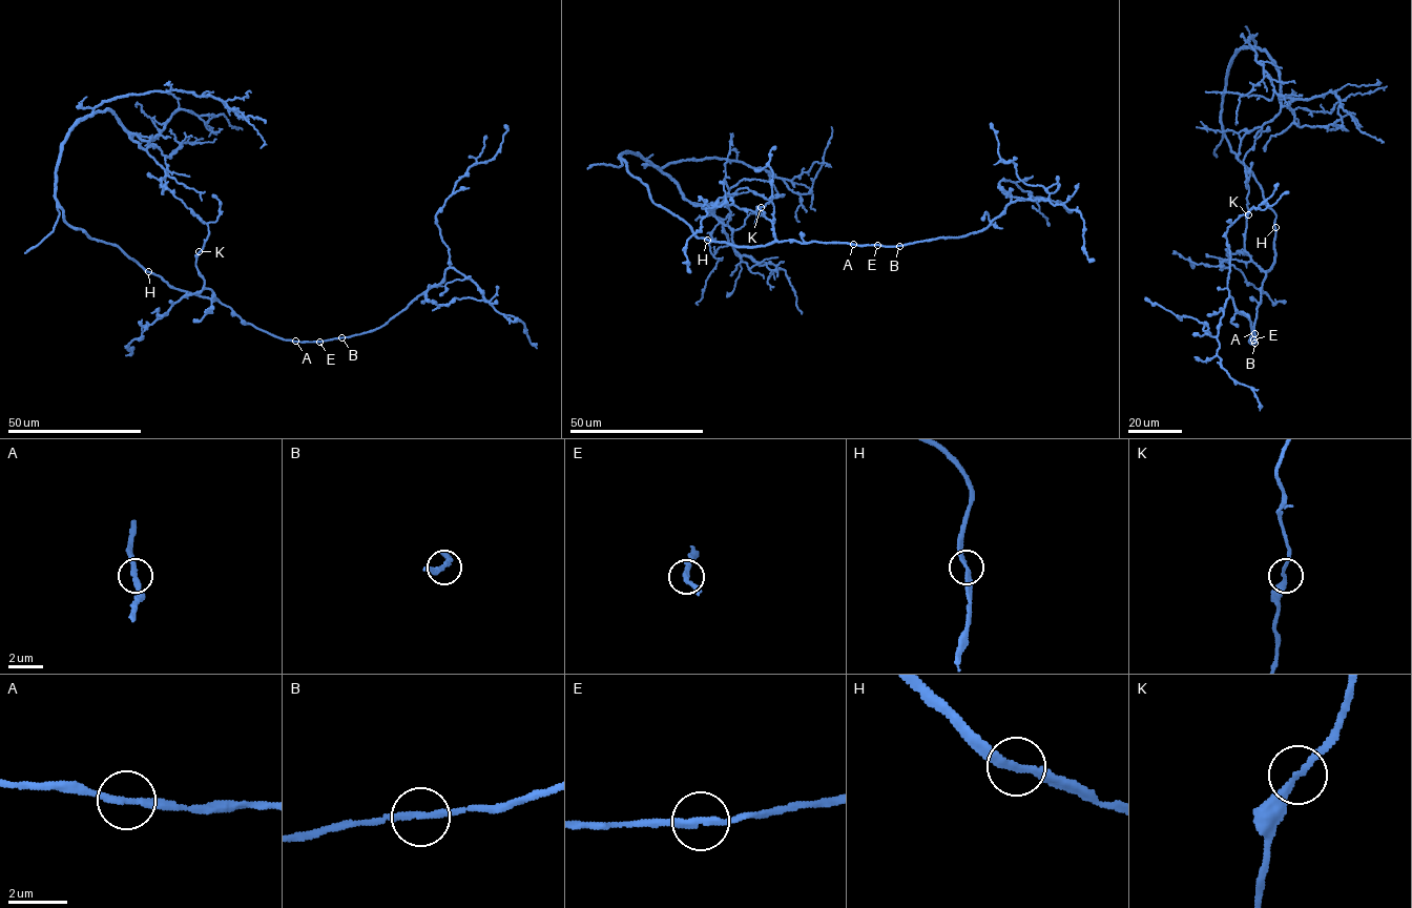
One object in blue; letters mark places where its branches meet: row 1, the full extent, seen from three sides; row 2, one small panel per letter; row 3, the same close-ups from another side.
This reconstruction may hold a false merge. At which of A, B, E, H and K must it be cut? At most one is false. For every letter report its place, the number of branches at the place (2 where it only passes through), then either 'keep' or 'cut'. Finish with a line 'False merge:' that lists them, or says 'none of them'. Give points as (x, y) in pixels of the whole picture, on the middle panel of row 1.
A: (853, 244) | 2 | keep
B: (899, 246) | 2 | keep
E: (877, 245) | 2 | keep
H: (707, 240) | 2 | keep
K: (761, 207) | 2 | keep
False merge: none of them

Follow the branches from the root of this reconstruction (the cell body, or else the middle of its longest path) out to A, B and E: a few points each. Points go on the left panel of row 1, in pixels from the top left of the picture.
A: (165, 281), (175, 288), (215, 298), (243, 322), (295, 341)
B: (165, 281), (175, 288), (215, 298), (243, 322), (285, 339), (322, 342), (341, 337)
E: (165, 281), (175, 288), (215, 298), (243, 322), (277, 337), (318, 341)

